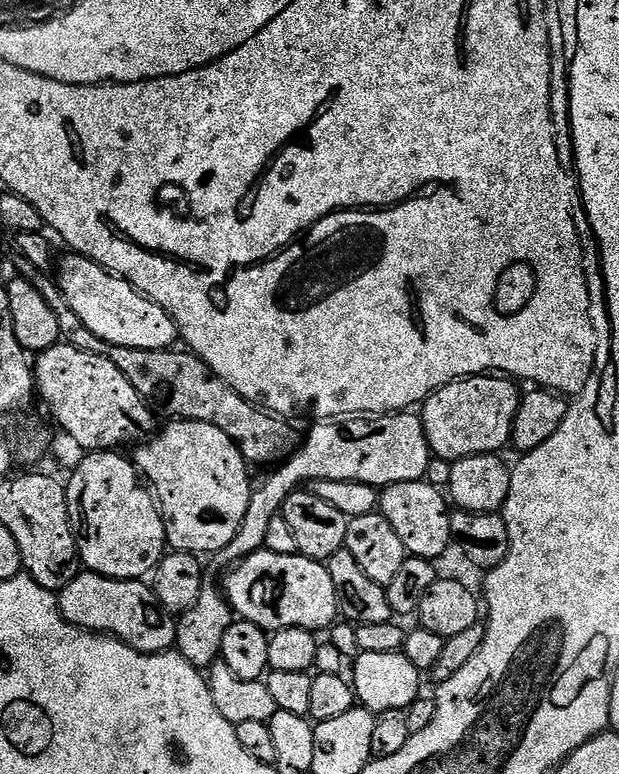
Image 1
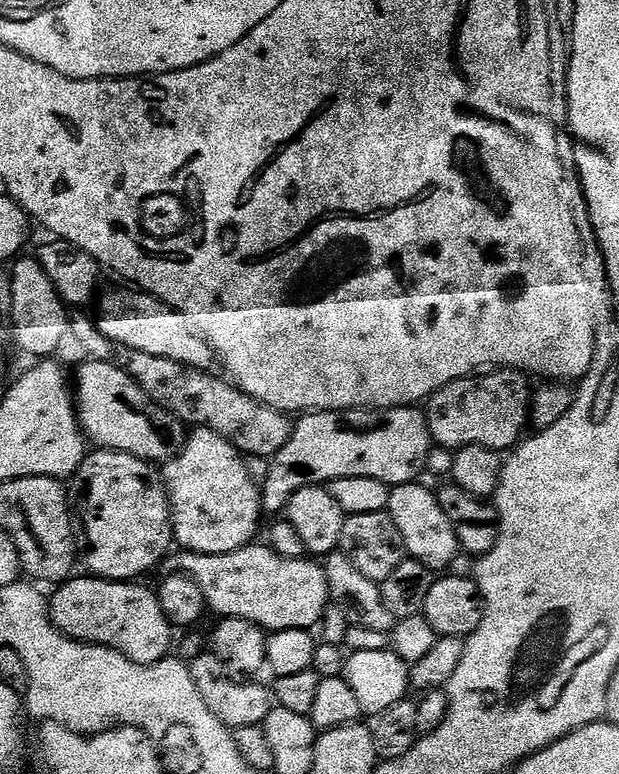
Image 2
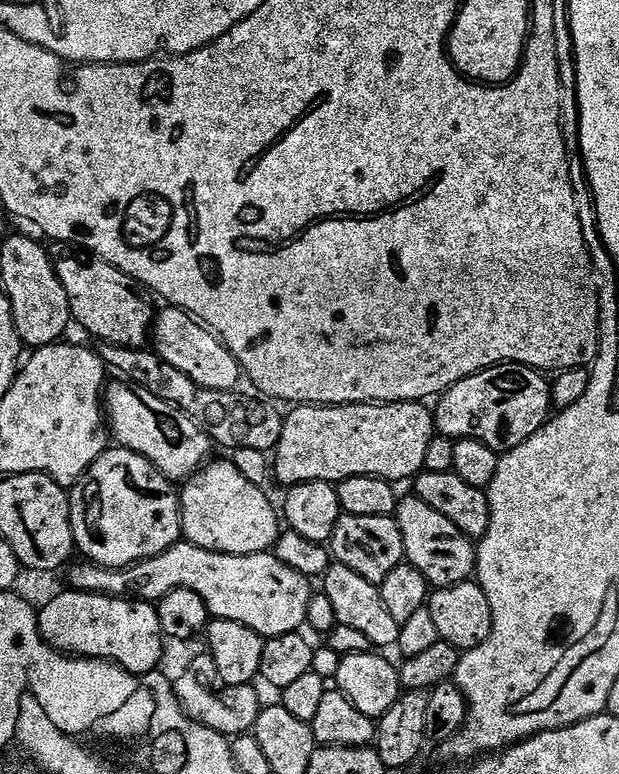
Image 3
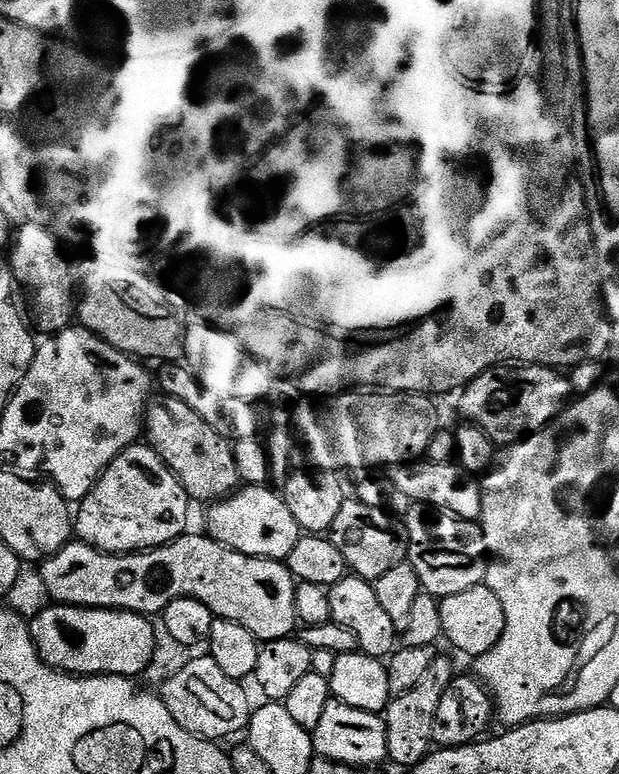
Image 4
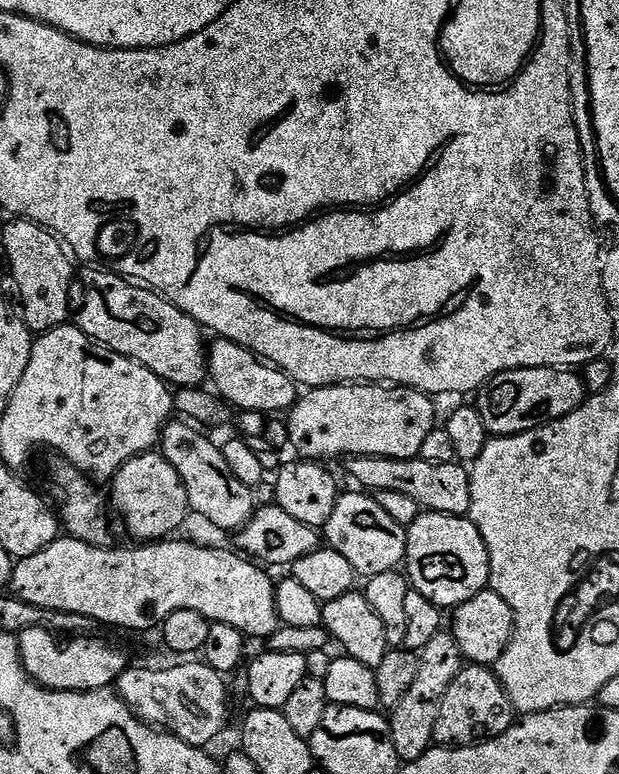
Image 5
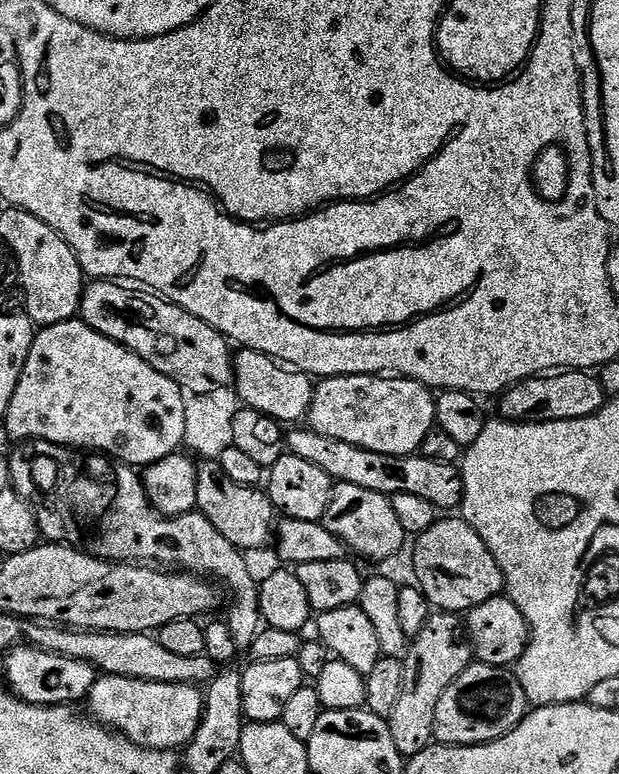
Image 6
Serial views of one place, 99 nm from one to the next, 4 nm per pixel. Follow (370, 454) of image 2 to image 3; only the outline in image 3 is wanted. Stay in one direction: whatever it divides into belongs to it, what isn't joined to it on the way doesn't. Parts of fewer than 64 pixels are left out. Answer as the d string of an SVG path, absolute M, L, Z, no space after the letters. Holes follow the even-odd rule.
M427 403L407 404L338 404L317 406L302 404L284 416L284 429L278 446L274 449L275 483L291 486L306 482L326 482L337 485L341 480L355 476L373 476L389 482L408 480L425 471L428 447L434 437L434 412Z

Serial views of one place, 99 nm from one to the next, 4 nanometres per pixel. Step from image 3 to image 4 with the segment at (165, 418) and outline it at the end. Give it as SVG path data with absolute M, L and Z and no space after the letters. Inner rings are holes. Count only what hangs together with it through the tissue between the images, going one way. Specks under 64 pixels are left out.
M149 407L146 412L147 443L176 475L185 494L193 501L215 502L231 496L242 484L238 468L234 466L232 444L202 422L194 410L181 407L179 411L180 416L175 416L168 408Z

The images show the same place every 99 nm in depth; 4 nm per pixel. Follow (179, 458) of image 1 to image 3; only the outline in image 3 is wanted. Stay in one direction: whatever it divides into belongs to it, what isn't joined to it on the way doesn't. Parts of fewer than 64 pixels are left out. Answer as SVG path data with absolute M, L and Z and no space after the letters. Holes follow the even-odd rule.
M213 459L183 485L180 497L180 530L187 543L202 550L231 556L271 553L282 531L282 516L268 501L267 491L246 482L231 459Z

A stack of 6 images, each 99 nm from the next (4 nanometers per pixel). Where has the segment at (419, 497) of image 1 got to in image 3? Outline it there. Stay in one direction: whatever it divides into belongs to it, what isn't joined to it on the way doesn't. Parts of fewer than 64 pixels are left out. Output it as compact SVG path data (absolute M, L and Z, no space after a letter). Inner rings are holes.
M415 494L401 499L396 506L394 517L402 530L402 542L407 563L413 564L429 582L433 589L449 588L473 579L476 571L477 545L469 540L450 518L444 517L437 510L431 509L426 502Z

